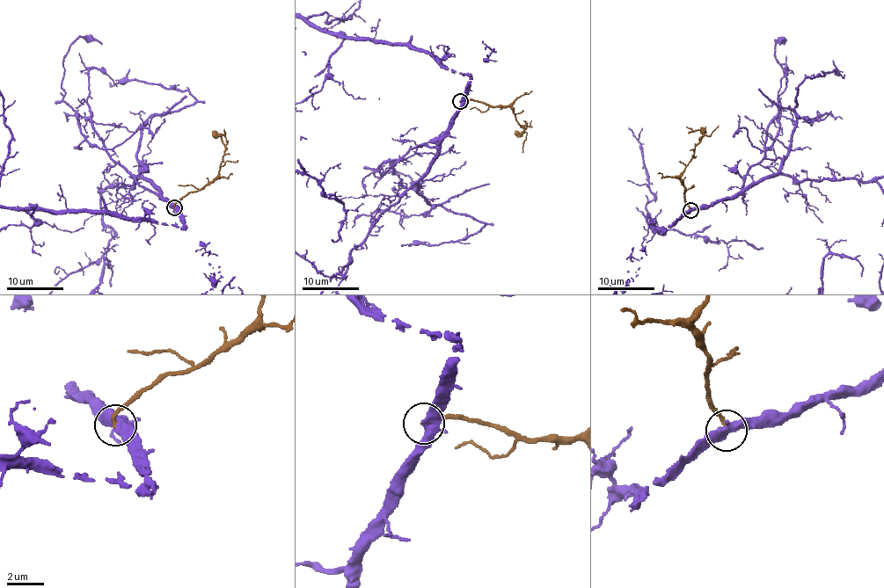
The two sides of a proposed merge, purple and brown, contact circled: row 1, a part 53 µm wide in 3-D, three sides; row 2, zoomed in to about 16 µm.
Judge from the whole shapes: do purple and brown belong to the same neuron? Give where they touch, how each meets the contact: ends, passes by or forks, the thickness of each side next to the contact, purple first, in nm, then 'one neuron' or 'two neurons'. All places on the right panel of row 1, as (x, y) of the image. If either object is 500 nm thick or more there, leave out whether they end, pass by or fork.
at (690, 210); purple forks there; brown ends there; 380 nm thick on the purple side, 180 nm on the other; one neuron

